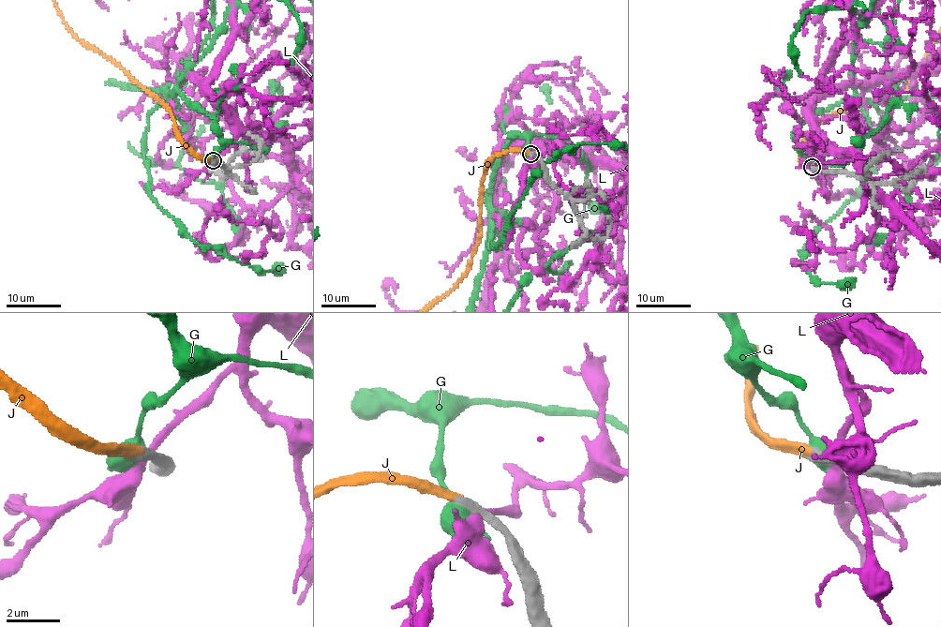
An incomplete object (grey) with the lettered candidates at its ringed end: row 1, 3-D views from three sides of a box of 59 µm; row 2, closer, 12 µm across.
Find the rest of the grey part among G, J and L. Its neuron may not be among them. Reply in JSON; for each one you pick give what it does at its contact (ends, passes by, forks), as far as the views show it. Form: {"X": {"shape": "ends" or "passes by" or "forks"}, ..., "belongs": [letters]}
{"J": {"shape": "ends"}, "belongs": ["J"]}

